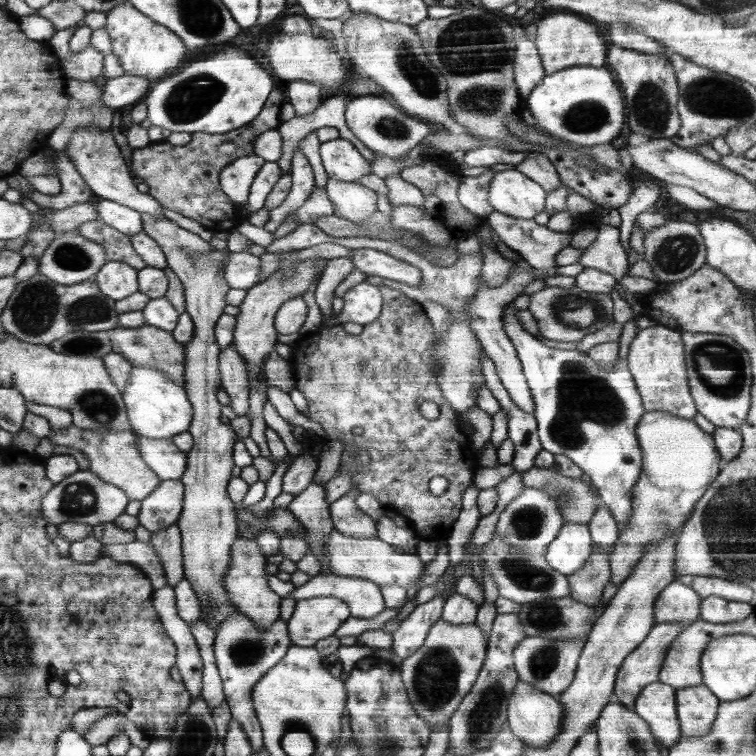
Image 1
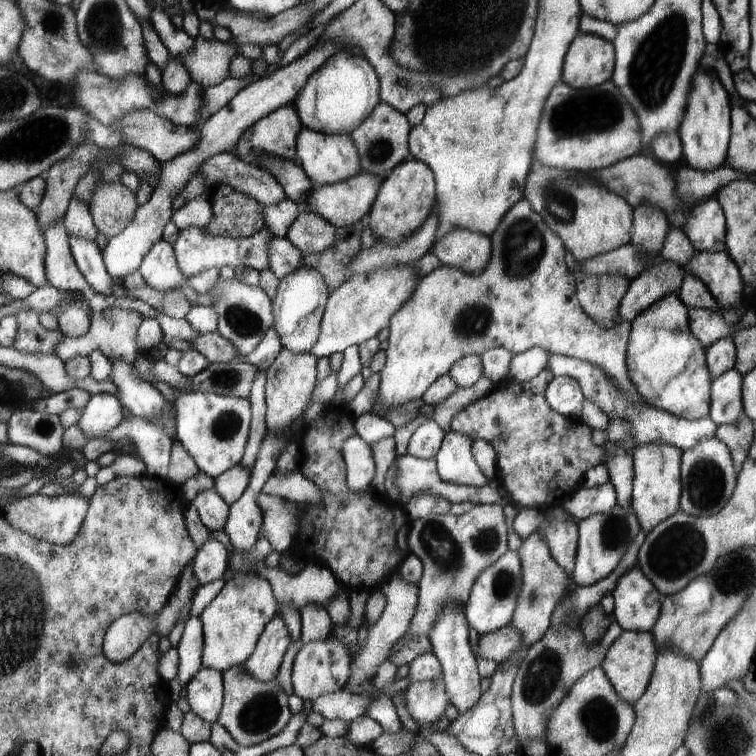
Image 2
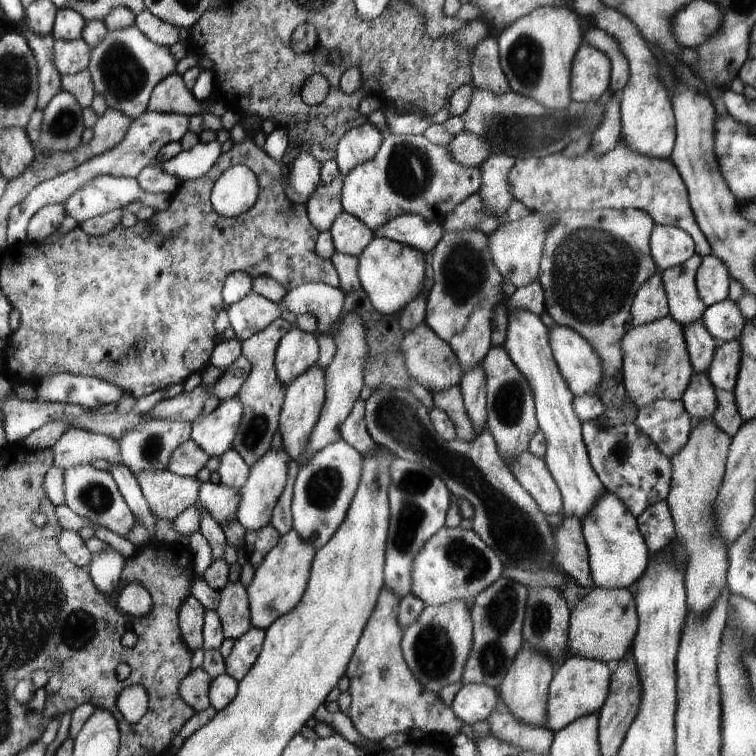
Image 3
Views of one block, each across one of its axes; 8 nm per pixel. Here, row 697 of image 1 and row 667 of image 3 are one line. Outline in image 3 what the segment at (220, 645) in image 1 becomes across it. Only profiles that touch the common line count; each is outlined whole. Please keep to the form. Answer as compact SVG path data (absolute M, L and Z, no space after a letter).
M250 627L250 630L234 641L230 655L225 658L225 672L240 682L252 668L264 644L265 631Z

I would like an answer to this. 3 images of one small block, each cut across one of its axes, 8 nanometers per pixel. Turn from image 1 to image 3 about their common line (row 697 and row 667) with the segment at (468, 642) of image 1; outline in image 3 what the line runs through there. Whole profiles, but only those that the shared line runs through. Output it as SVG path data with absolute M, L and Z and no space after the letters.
M464 600L425 607L418 619L405 629L401 642L405 661L426 690L439 694L446 685L462 681L464 664L472 650L472 634L472 619Z

